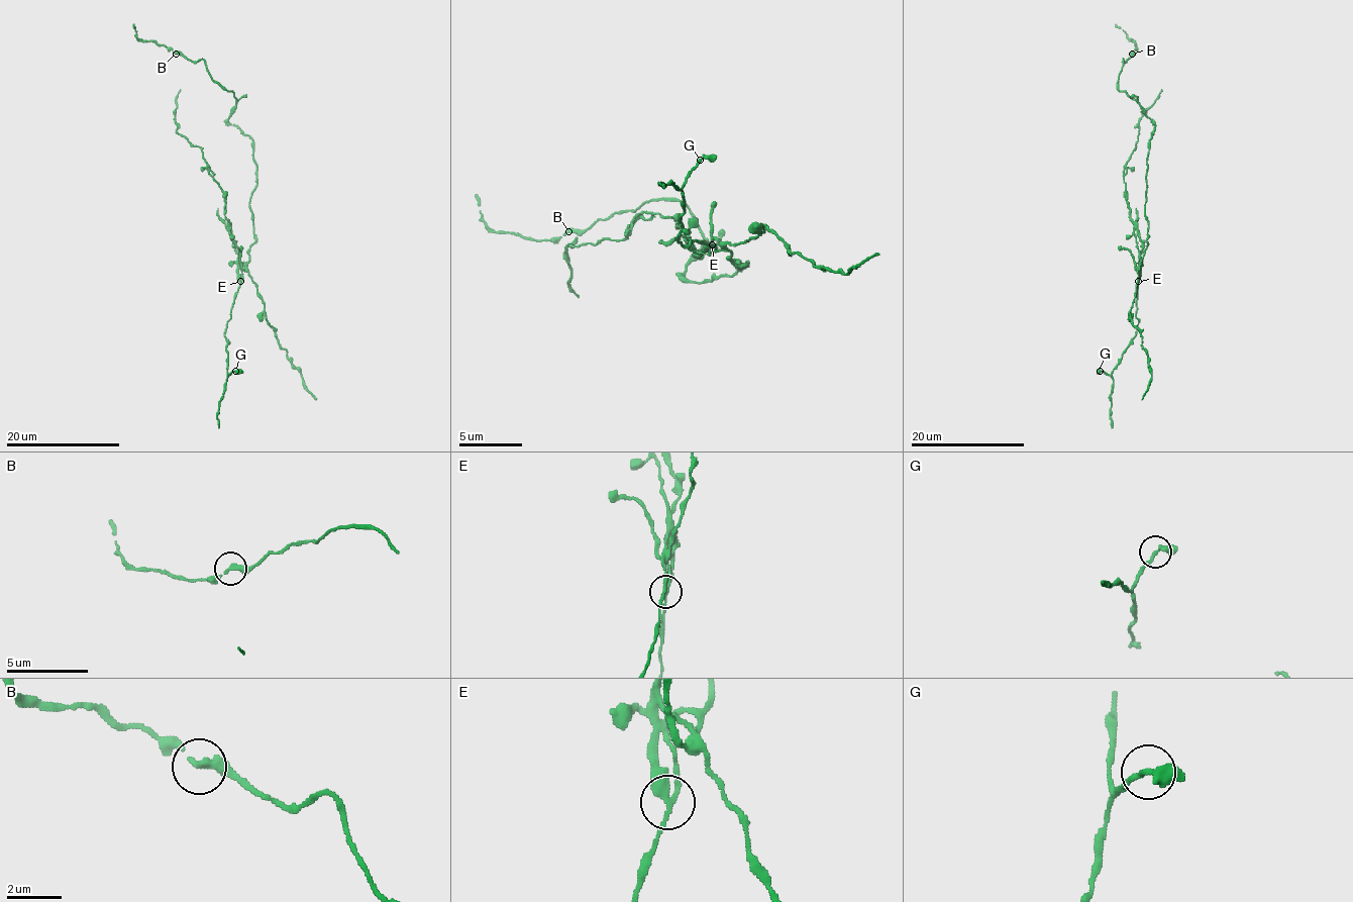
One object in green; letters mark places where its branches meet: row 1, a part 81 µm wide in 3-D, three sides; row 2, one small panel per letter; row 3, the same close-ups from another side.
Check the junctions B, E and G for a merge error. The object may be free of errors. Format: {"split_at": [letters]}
{"split_at": ["E"]}

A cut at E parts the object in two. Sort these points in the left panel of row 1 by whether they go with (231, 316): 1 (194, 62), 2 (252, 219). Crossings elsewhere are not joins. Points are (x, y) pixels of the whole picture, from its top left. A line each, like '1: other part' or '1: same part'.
1: same part
2: same part

